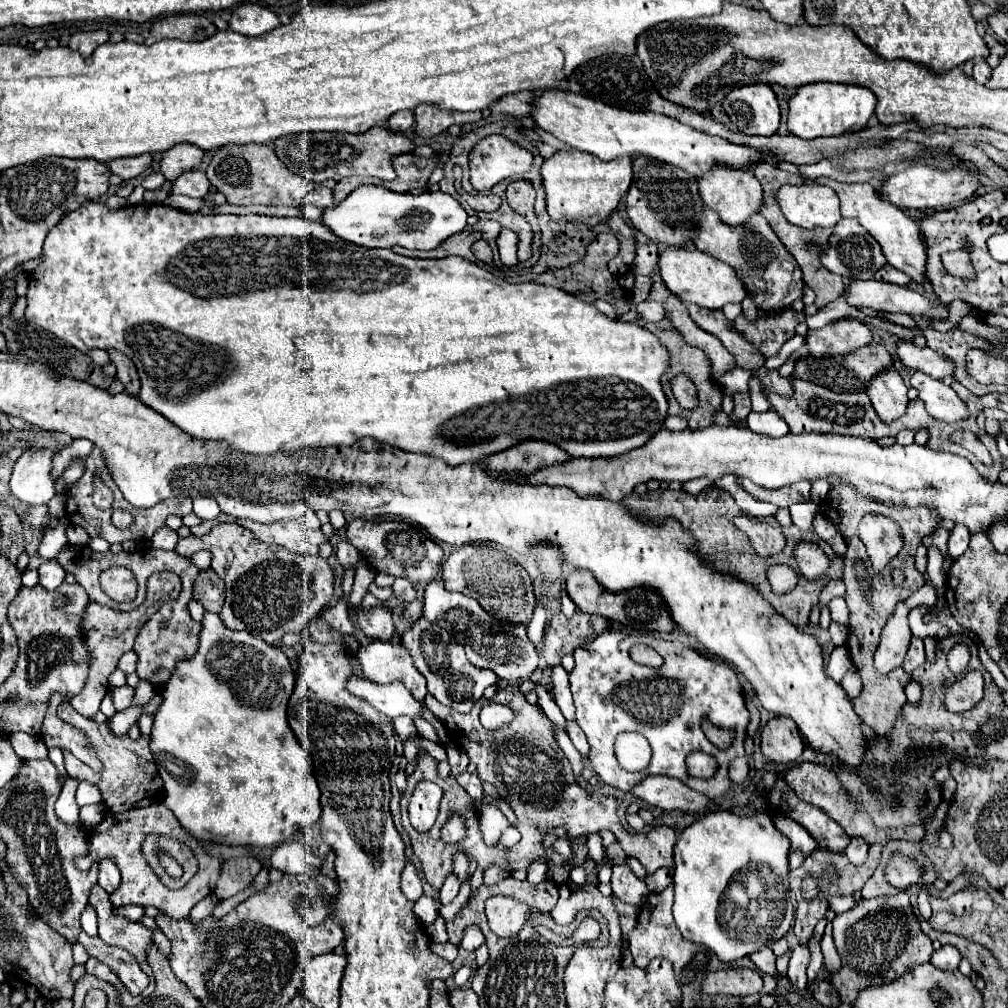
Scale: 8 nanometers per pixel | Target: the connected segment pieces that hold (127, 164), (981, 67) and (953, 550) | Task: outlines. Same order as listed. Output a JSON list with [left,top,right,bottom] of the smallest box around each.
[[109,154,153,180],[973,60,991,84],[947,524,971,560]]

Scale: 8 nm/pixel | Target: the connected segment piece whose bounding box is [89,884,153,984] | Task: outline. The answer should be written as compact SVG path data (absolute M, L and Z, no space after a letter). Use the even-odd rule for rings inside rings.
M97 884L91 888L89 904L95 908L95 912L99 916L99 938L109 946L117 946L117 948L131 952L135 956L135 960L139 962L141 970L149 976L149 980L153 984L151 966L145 960L145 948L151 942L151 930L141 926L139 922L117 918L113 914L109 894L105 894L105 890L101 890L101 886L97 886Z

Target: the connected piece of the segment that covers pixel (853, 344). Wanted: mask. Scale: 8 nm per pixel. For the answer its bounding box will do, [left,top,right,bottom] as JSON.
[807,318,871,358]

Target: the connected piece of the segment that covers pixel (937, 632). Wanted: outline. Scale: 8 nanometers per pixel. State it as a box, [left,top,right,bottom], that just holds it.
[909,606,951,640]

